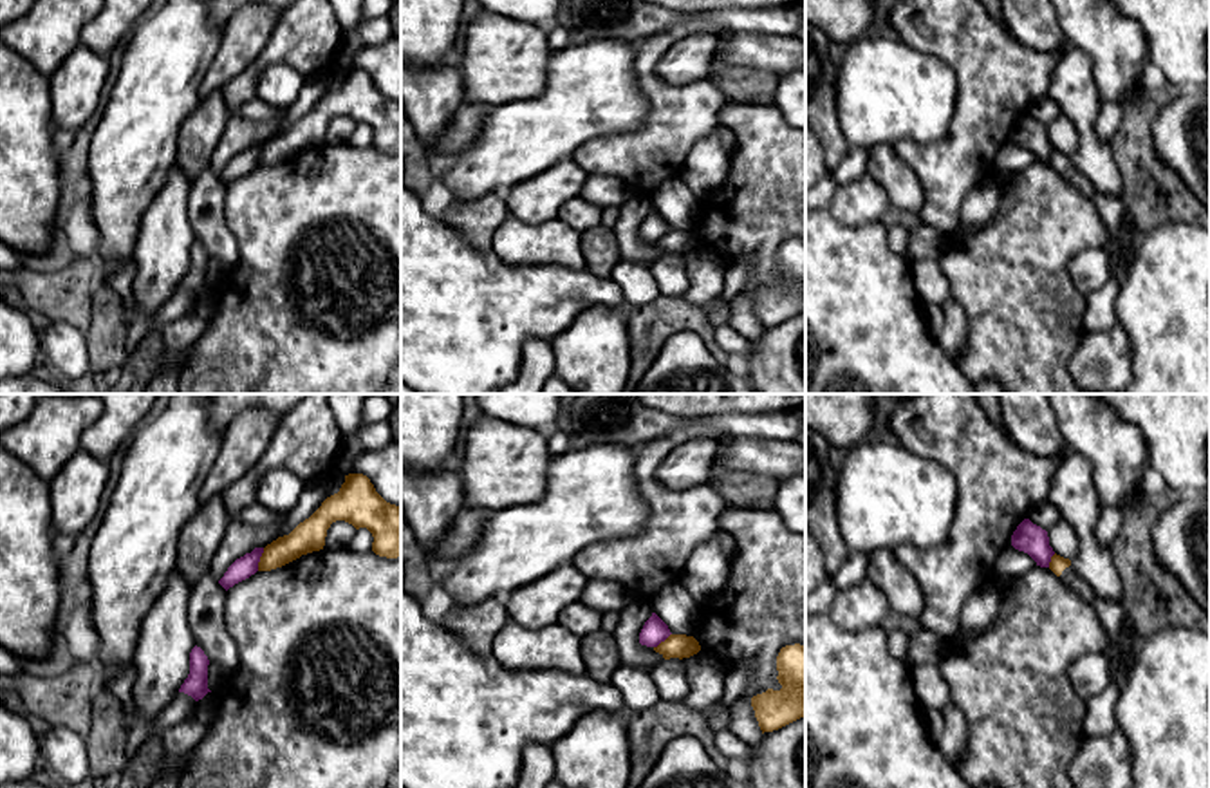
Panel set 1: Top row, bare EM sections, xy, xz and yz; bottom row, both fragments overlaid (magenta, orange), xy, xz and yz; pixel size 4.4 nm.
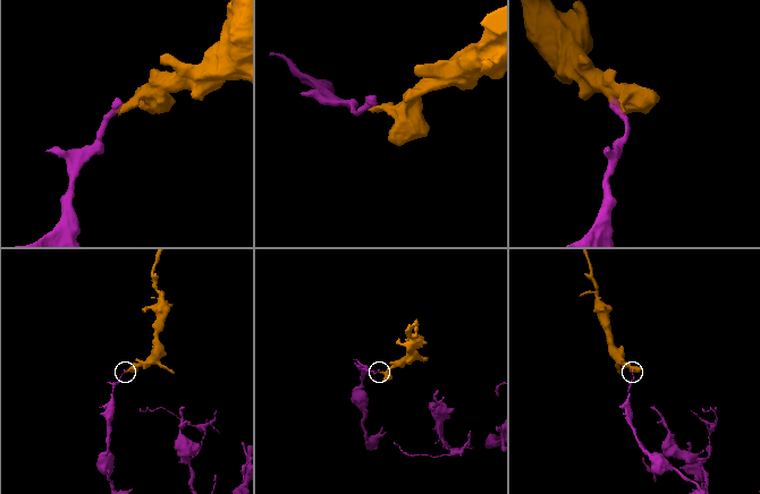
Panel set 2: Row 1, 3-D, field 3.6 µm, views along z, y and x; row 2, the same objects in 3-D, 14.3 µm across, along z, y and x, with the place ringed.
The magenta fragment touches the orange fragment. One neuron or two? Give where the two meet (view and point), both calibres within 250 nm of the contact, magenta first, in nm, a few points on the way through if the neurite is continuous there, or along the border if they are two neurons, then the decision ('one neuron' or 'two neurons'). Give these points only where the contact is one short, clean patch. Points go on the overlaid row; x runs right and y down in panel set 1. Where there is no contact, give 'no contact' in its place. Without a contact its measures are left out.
contact xy (259, 559); calibres 100 and 140 nm; border xy (264, 548), (257, 570); two neurons

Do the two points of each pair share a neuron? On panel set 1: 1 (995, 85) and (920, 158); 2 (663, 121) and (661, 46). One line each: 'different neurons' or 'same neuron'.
1: same neuron
2: same neuron

